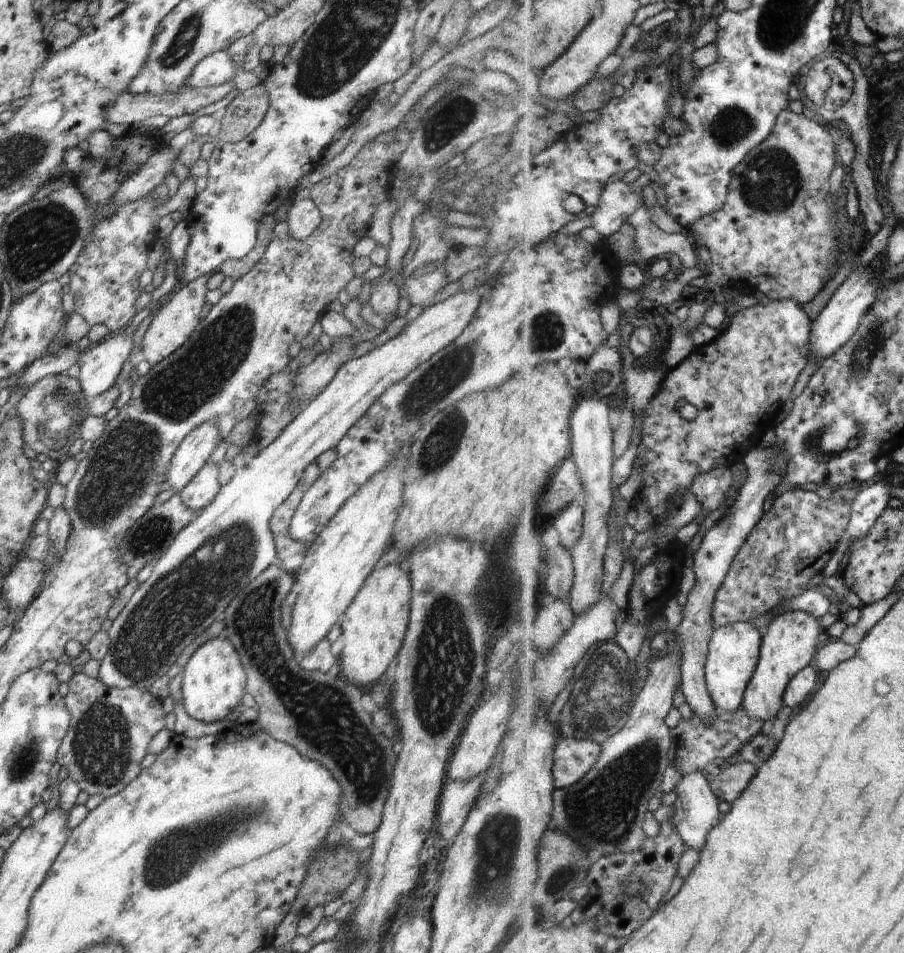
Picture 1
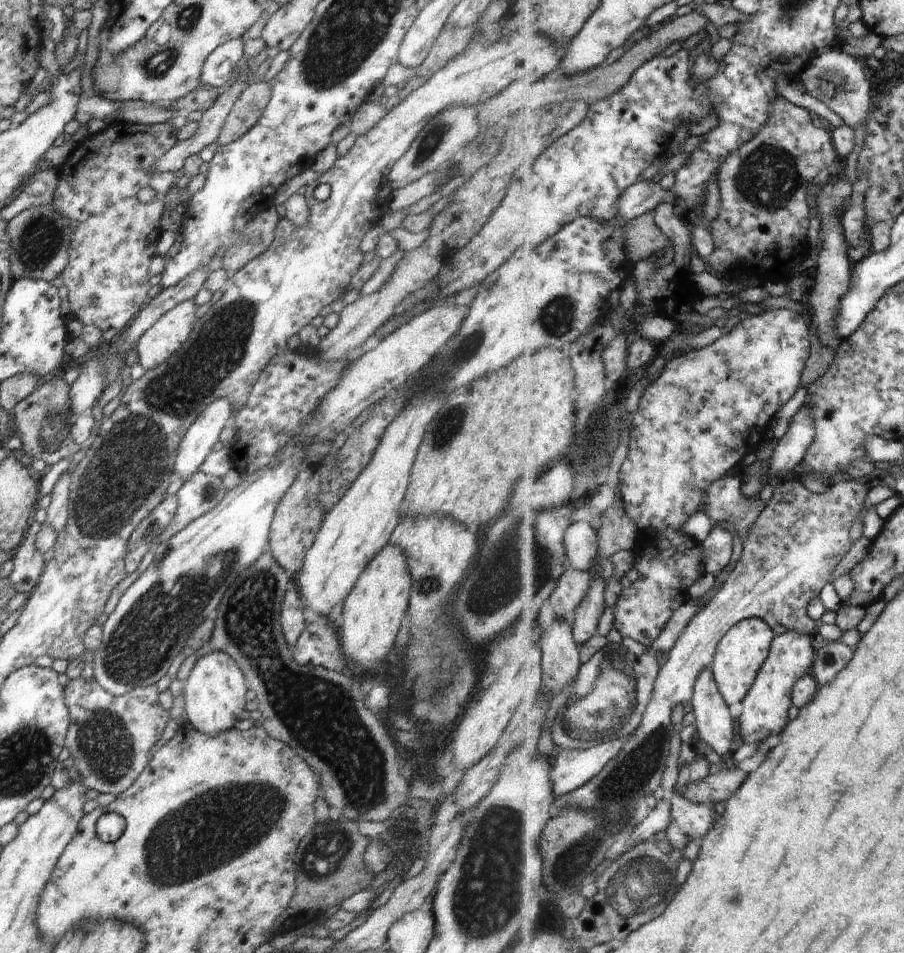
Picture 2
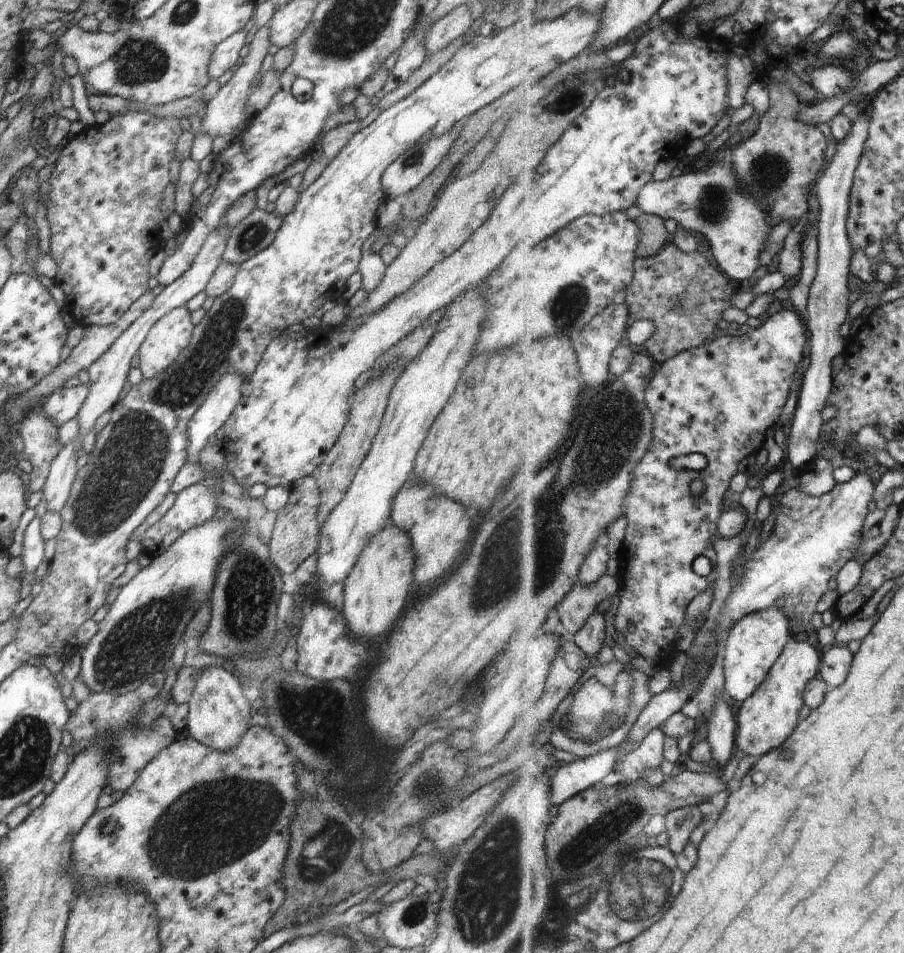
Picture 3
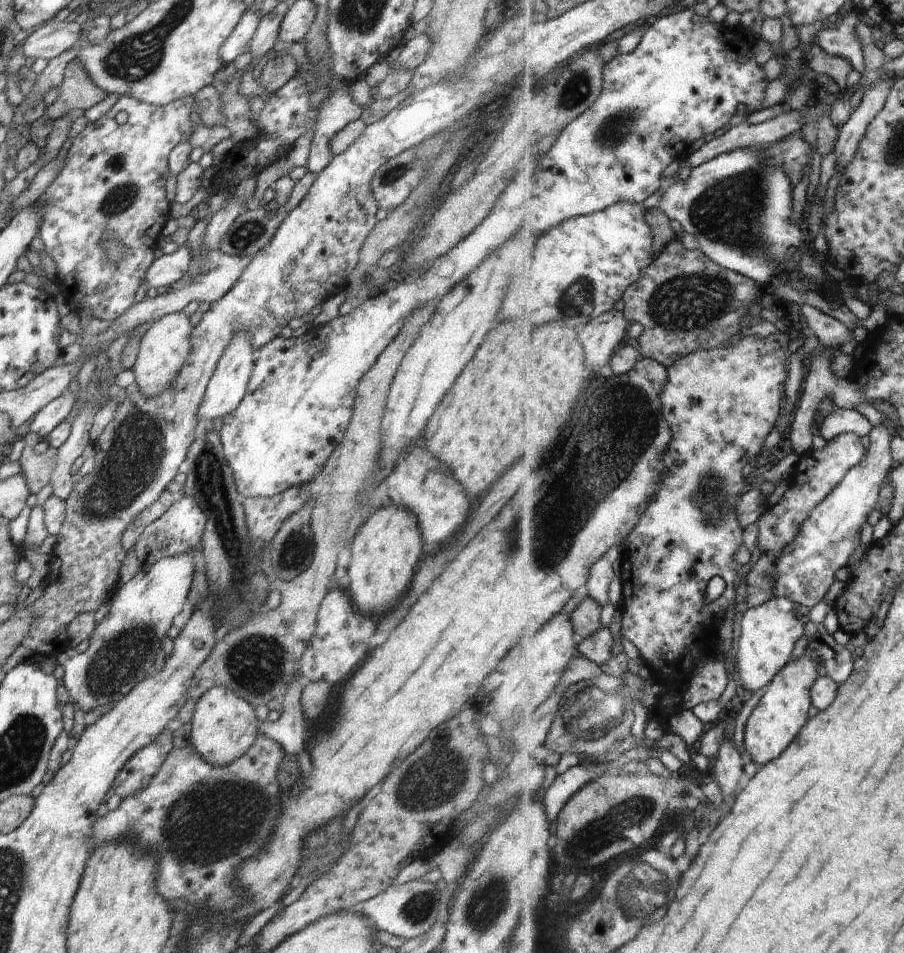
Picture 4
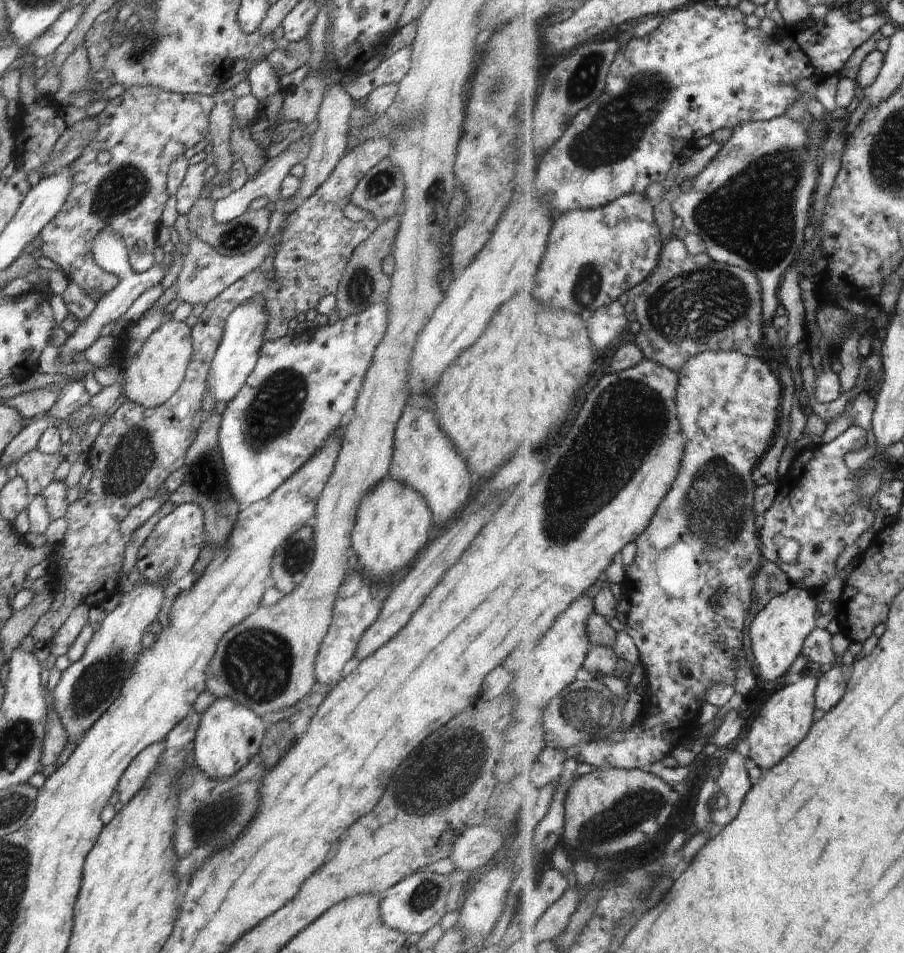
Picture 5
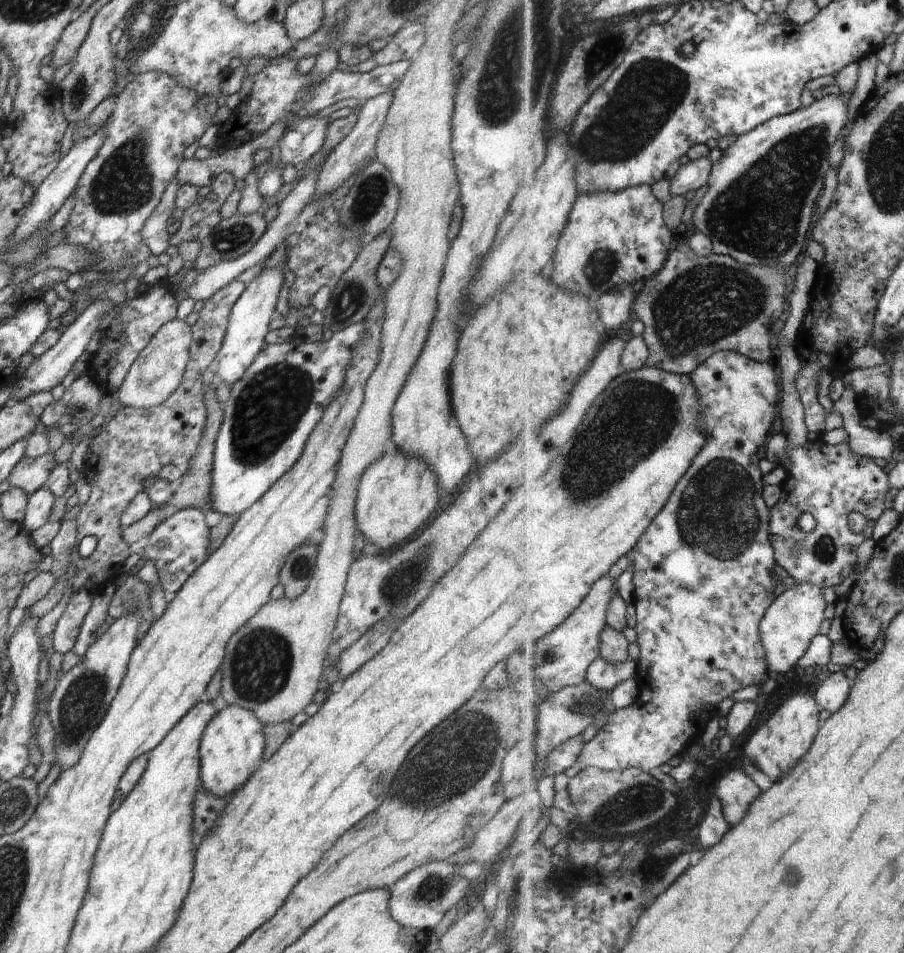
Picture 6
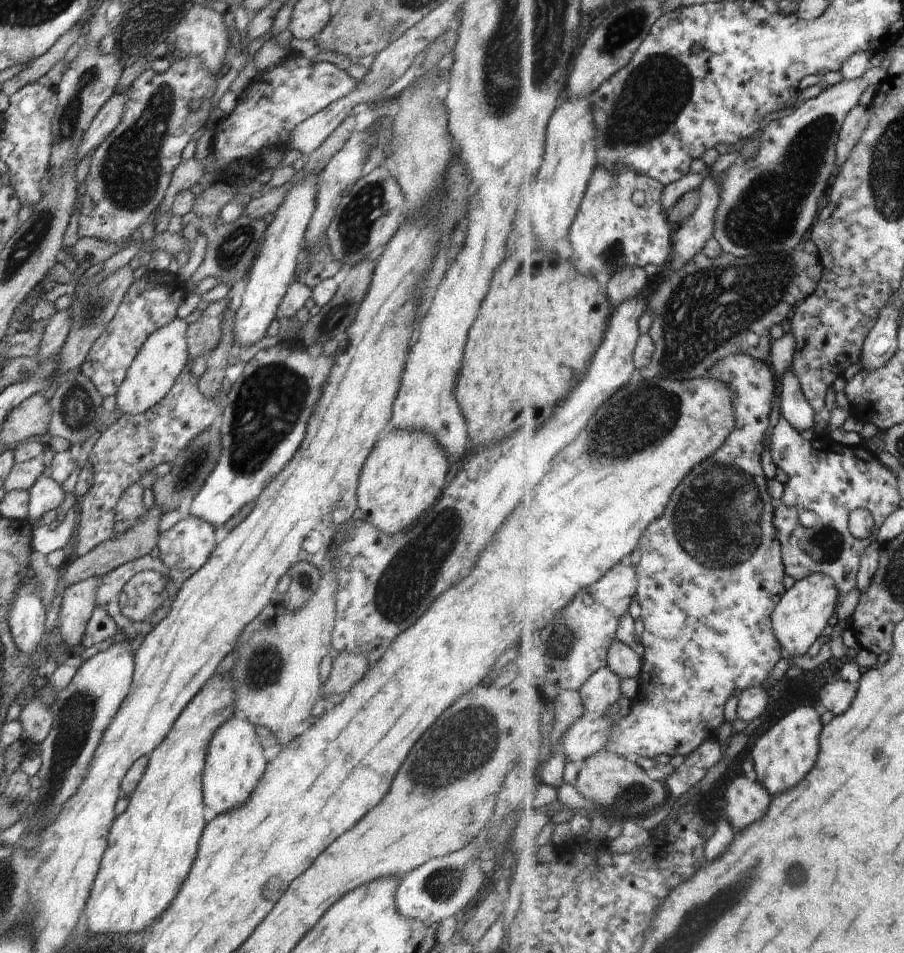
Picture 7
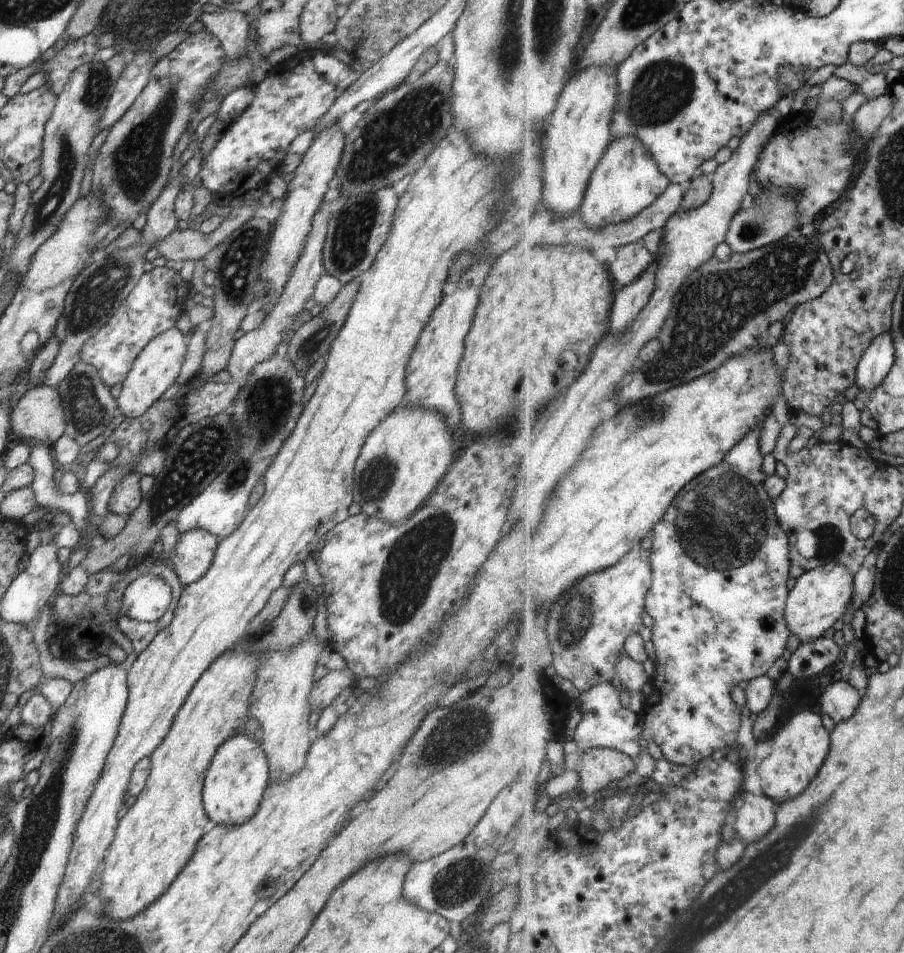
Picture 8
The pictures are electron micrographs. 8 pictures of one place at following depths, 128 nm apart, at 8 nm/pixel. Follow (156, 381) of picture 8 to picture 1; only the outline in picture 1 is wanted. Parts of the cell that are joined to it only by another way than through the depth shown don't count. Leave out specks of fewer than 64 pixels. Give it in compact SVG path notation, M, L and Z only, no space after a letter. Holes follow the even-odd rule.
M210 274L201 278L192 280L190 283L184 283L173 291L172 298L163 304L158 314L152 320L144 340L142 350L145 360L152 365L159 364L164 358L171 356L178 348L182 348L188 343L190 336L196 331L198 324L202 320L202 310L206 306L206 295L209 292L207 288L207 279Z

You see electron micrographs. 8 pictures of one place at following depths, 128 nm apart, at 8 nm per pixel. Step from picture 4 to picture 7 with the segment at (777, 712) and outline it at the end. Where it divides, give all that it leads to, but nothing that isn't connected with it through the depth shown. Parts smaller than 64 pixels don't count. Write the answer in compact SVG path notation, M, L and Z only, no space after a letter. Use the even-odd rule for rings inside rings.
M800 706L756 741L752 753L758 780L772 794L794 788L796 784L800 784L800 780L804 780L812 772L814 756L818 760L820 754L820 736L824 728L820 714L822 708Z

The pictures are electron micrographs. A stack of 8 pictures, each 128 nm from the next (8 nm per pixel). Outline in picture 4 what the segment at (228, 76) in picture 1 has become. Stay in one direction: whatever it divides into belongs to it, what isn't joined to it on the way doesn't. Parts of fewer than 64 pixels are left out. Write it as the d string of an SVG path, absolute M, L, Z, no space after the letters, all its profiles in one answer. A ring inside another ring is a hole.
M256 8L246 10L238 25L232 30L230 37L225 40L219 49L220 61L224 64L232 63L237 56L242 54L246 44L254 37L259 26L259 16Z

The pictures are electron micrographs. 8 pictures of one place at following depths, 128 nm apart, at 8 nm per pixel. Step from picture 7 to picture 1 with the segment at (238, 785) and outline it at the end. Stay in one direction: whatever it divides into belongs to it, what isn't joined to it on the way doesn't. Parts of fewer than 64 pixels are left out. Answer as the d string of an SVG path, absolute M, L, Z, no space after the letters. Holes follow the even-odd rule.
M223 636L204 642L192 654L180 674L185 712L202 722L229 719L245 695L247 672L232 642Z

